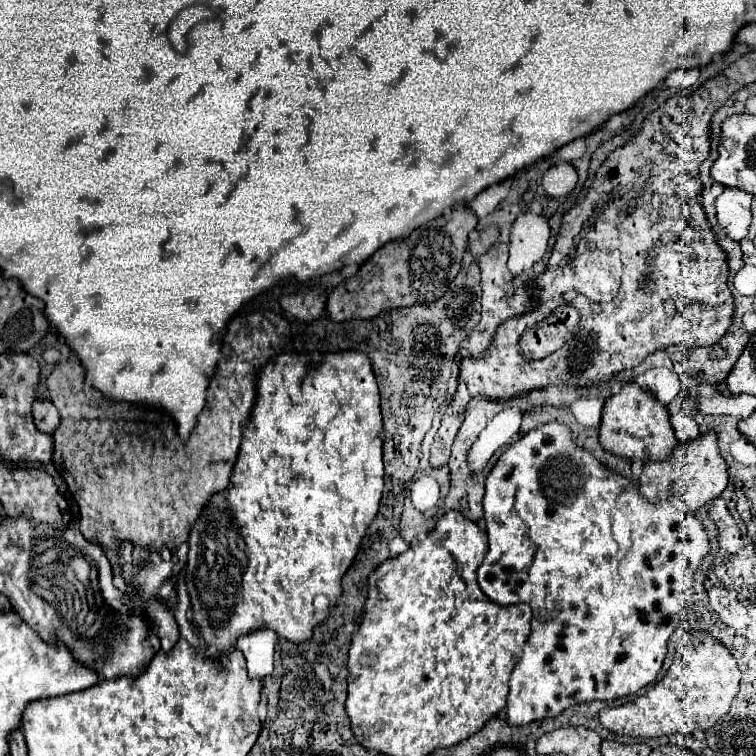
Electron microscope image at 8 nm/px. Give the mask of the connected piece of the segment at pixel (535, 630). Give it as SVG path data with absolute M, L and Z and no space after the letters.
M545 422L539 428L523 434L517 442L509 444L491 472L485 480L485 528L489 534L489 552L485 556L485 562L479 566L479 586L489 596L489 600L495 600L499 604L515 604L515 602L527 602L533 608L533 624L531 624L531 636L523 648L523 654L517 660L517 666L509 680L509 696L507 696L507 724L509 726L527 726L535 720L559 716L569 706L591 702L591 700L615 700L623 696L631 696L639 692L641 688L649 686L665 660L669 636L679 626L679 610L683 602L683 592L693 586L693 578L703 564L703 558L711 552L709 548L709 534L703 522L687 508L687 504L681 500L681 496L673 494L667 500L649 502L633 480L621 476L619 472L611 470L609 466L601 464L589 450L579 448L571 428L561 422Z

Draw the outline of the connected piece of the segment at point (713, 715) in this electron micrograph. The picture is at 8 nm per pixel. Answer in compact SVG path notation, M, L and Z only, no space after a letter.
M703 636L699 642L677 648L675 662L667 676L643 696L623 706L603 708L599 720L603 728L633 738L659 738L669 734L693 734L695 730L709 730L729 712L735 694L739 692L741 672L729 650L715 638Z

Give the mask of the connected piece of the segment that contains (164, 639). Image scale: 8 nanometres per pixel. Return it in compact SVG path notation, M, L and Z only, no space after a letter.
M149 600L147 602L147 616L149 616L151 630L161 640L161 648L165 652L169 652L181 638L179 624L177 624L171 608L167 604L163 604L161 600Z

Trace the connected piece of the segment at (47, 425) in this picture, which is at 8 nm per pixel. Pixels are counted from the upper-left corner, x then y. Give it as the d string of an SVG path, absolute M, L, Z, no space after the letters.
M37 400L33 404L33 418L35 426L45 434L53 434L55 428L59 426L59 412L47 400Z

